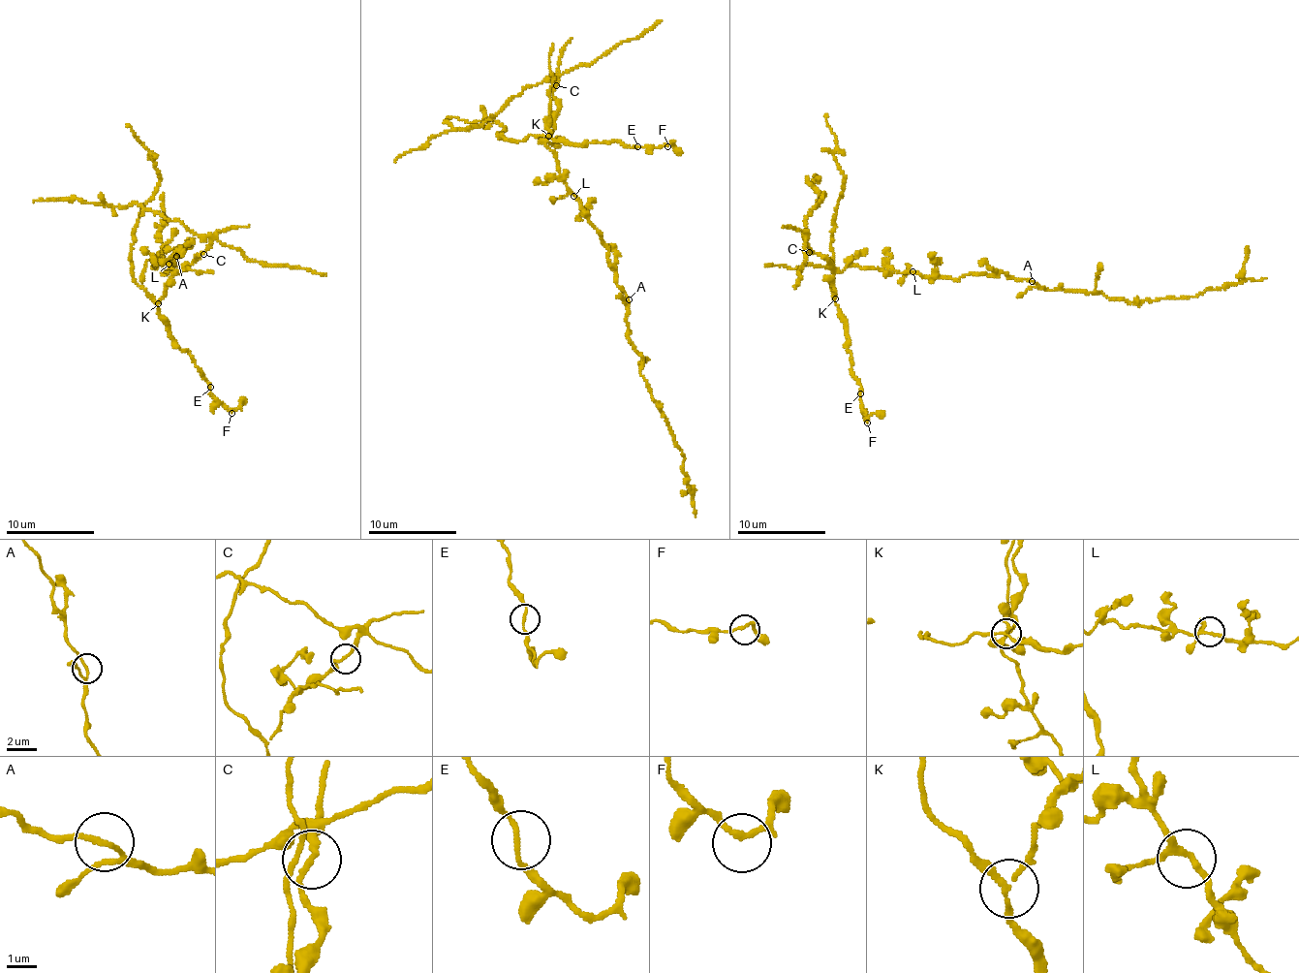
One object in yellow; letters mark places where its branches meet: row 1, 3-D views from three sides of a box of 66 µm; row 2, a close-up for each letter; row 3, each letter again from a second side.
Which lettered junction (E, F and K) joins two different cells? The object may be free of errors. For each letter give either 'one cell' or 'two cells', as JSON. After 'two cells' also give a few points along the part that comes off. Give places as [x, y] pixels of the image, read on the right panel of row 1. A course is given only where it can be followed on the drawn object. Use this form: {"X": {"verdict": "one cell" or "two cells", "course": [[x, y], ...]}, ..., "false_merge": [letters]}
{"E": {"verdict": "one cell"}, "F": {"verdict": "one cell"}, "K": {"verdict": "two cells", "course": [[835, 298], [836, 272], [852, 266], [956, 278], [1004, 272], [1132, 301], [1189, 298], [1242, 279], [1248, 246]]}, "false_merge": ["K"]}

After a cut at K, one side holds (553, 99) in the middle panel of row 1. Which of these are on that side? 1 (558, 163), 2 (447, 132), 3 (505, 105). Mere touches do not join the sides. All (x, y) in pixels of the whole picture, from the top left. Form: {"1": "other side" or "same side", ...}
{"1": "same side", "2": "same side", "3": "same side"}

